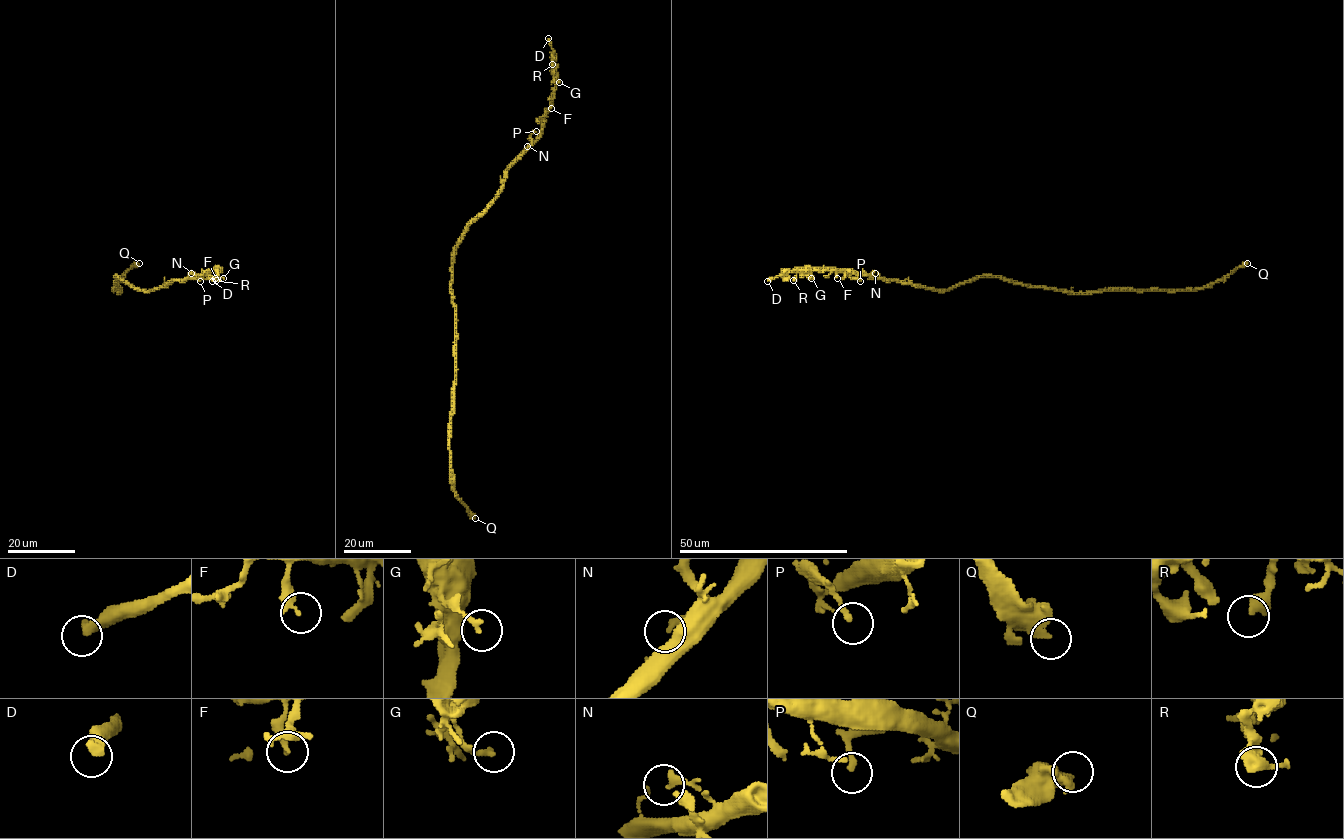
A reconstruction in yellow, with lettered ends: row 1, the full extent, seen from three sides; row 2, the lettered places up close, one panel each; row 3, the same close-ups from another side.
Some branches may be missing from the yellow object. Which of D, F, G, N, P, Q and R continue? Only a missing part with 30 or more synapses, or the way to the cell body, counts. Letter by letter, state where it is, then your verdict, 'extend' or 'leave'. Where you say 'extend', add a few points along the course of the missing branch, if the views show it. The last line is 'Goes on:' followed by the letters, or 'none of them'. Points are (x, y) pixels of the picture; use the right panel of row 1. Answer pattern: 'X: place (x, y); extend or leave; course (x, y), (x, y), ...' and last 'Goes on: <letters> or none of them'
D: place (767, 281); leave
F: place (837, 278); leave
G: place (811, 278); leave
N: place (875, 273); leave
P: place (860, 281); leave
Q: place (1247, 263); extend; course (1247, 263), (1255, 254), (1255, 271)
R: place (793, 280); leave
Goes on: Q

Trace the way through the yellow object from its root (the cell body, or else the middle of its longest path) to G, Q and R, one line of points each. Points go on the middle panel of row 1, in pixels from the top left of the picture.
G: (453, 264), (453, 248), (464, 229), (493, 199), (504, 171), (535, 141), (553, 99), (553, 82), (559, 82)
Q: (453, 264), (455, 388), (450, 425), (451, 484), (455, 494), (475, 518)
R: (453, 264), (453, 248), (464, 229), (493, 199), (504, 171), (540, 131), (553, 99), (552, 64)

